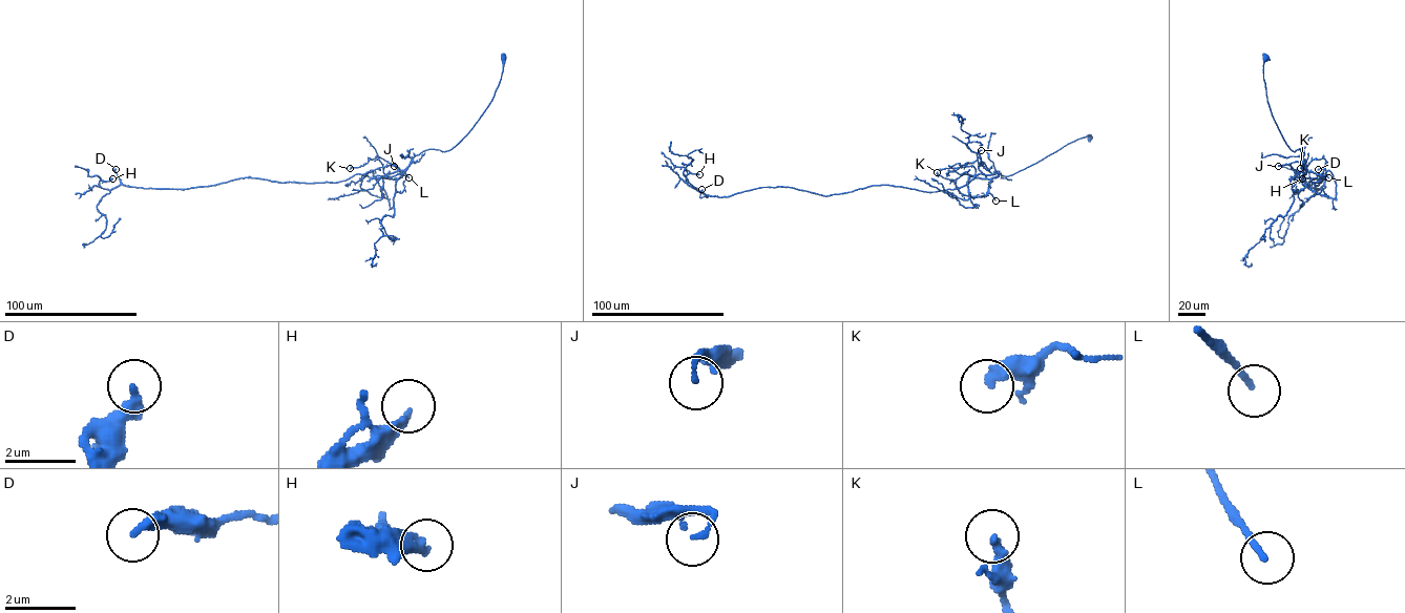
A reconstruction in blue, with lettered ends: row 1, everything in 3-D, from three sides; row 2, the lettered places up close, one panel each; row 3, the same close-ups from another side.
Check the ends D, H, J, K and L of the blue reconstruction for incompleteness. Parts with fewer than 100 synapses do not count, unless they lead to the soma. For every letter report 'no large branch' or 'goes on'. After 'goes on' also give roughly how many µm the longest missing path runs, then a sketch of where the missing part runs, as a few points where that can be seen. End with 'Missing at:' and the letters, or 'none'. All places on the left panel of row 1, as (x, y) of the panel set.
D: no large branch
H: no large branch
J: no large branch
K: no large branch
L: no large branch
Missing at: none

